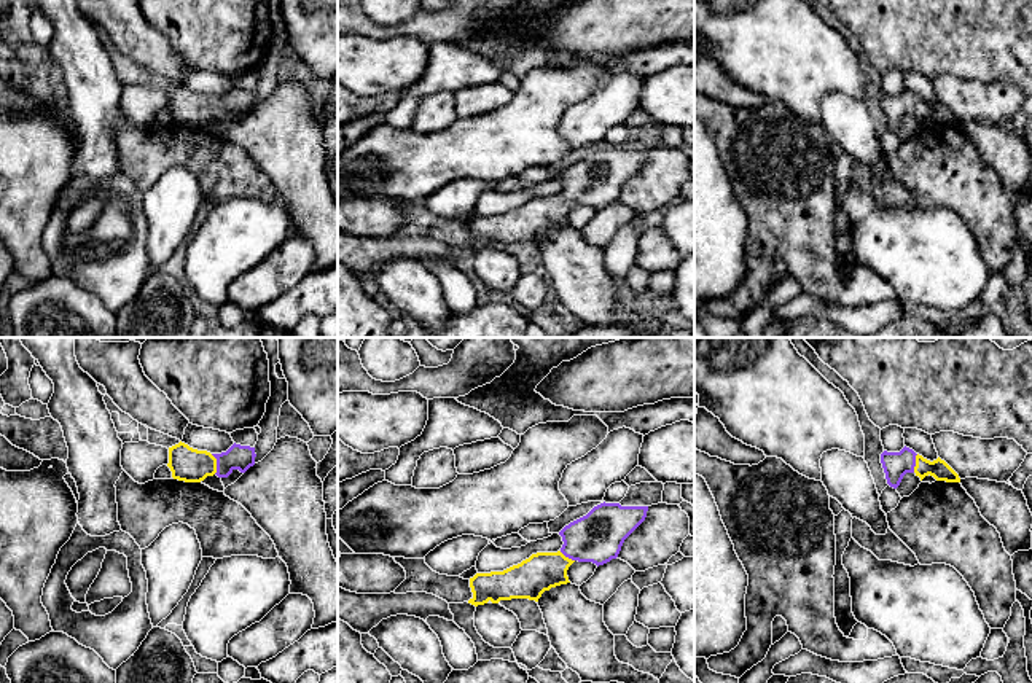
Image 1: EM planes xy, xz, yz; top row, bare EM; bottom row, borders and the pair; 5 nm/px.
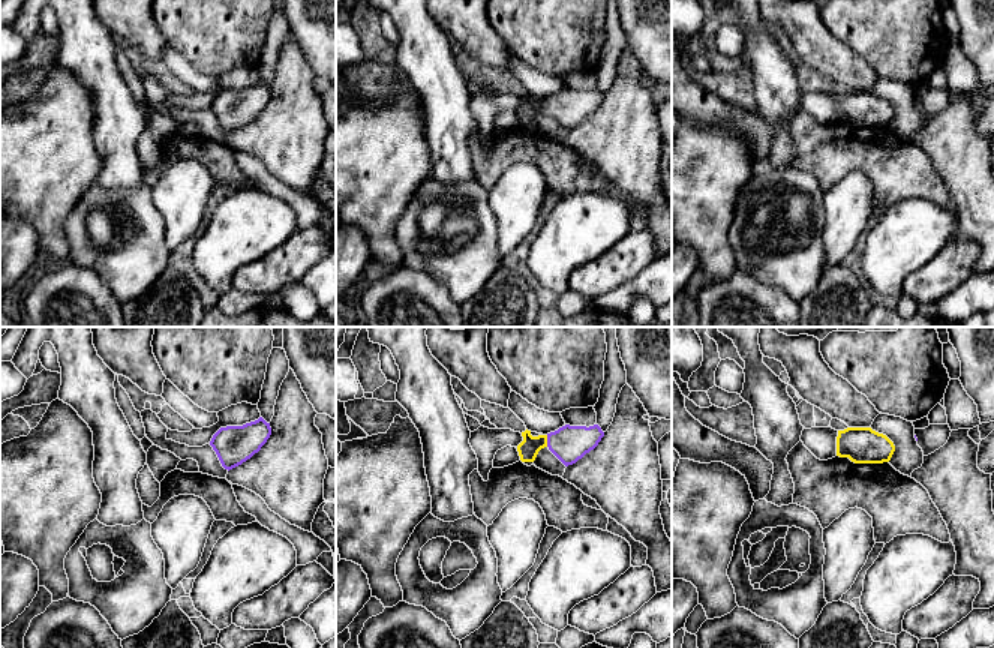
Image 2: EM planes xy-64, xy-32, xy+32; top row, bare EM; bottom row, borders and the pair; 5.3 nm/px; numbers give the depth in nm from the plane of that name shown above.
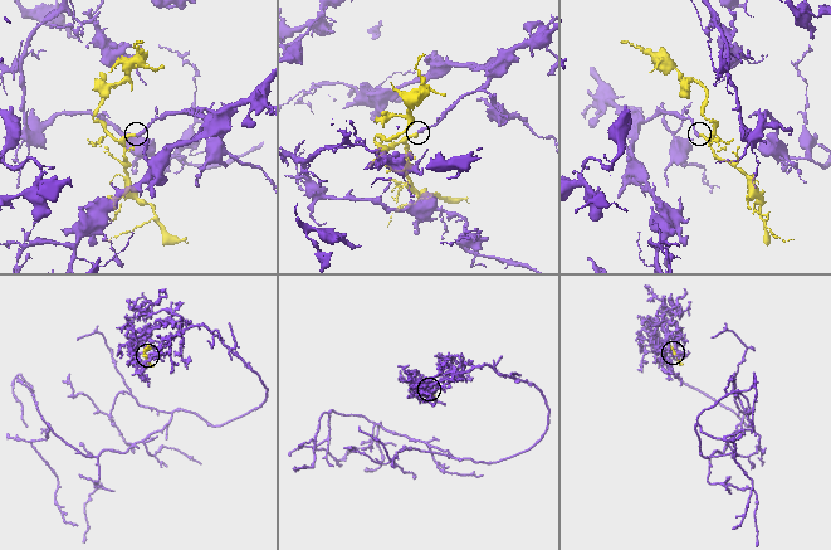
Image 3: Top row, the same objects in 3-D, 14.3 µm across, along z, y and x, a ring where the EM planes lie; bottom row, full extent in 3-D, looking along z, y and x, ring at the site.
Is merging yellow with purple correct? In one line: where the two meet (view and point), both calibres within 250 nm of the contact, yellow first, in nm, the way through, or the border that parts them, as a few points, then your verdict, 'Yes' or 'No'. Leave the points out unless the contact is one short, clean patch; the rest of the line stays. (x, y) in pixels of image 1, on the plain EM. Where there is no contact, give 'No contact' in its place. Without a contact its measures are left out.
Touches yellow at xy (215, 107). Thickness 170 nm (yellow) against 130 nm. Path across: xy (187, 107), (215, 107), (239, 101). Yes

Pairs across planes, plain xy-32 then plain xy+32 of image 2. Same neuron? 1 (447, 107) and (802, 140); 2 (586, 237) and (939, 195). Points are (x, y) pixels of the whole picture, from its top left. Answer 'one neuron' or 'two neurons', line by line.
1: two neurons
2: two neurons

